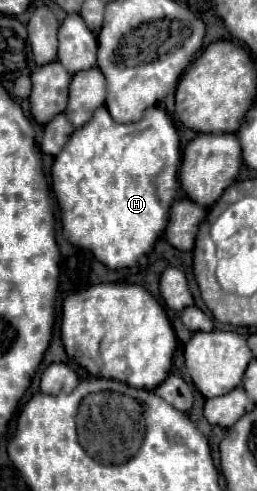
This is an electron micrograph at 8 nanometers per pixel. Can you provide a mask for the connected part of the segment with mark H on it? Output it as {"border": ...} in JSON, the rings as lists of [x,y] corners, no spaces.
{"border":[[[105,106],[97,108],[93,118],[73,132],[51,168],[53,192],[63,214],[63,236],[73,246],[91,250],[99,262],[113,270],[135,266],[143,254],[153,250],[167,224],[167,212],[177,194],[177,166],[179,136],[165,110],[153,106],[139,122],[119,124],[111,118]]]}

